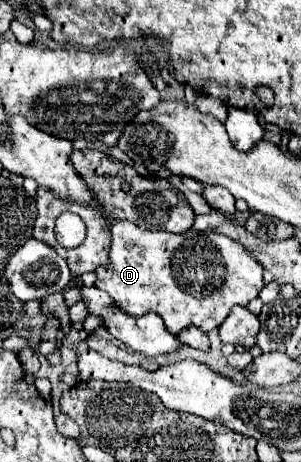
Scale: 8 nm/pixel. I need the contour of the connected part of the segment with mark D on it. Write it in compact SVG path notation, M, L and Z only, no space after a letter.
M109 221L109 265L97 267L95 287L109 293L119 309L131 317L157 313L165 327L177 335L185 325L197 325L205 333L219 327L235 305L257 299L263 283L263 267L247 249L215 231L167 233L145 231L131 221Z

